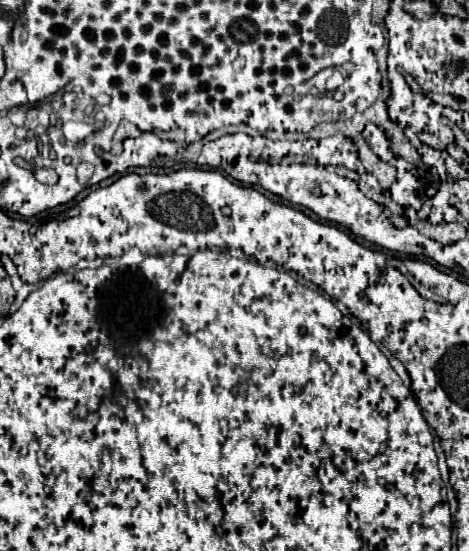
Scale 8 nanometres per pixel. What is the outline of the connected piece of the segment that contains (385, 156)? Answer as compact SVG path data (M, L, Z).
M368 123L364 128L362 135L364 139L372 145L374 153L384 161L393 161L393 165L397 168L402 163L399 157L391 153L388 149L389 141L381 127L374 123Z

